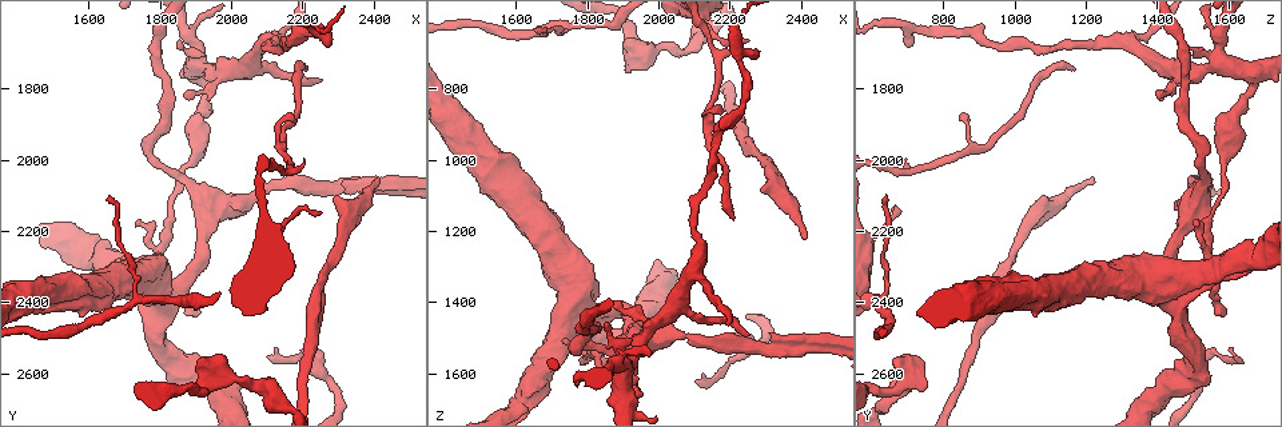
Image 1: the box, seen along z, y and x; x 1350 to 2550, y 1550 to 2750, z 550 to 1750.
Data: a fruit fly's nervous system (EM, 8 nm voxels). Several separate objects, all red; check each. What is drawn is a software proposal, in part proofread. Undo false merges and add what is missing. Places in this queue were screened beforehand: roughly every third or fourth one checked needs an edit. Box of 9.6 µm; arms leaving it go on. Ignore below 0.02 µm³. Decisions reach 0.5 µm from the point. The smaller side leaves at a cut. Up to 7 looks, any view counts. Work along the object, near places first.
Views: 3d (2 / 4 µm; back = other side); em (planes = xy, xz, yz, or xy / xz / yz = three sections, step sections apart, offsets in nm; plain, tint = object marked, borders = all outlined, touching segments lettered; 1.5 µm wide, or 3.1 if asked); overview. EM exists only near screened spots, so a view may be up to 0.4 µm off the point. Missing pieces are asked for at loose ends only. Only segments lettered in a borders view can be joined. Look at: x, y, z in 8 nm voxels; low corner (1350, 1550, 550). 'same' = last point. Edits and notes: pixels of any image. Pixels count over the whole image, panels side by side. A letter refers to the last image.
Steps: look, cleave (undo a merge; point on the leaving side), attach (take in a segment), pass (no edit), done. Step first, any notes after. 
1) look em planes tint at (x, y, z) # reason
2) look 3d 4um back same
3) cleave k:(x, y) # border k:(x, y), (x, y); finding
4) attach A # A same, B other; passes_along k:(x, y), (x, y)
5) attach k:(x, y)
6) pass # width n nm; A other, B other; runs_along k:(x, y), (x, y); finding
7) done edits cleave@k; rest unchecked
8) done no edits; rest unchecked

look 3d 4um at (1910, 2420, 1580) # free end

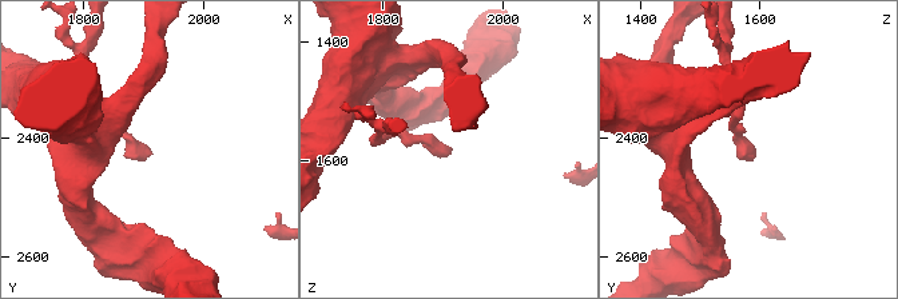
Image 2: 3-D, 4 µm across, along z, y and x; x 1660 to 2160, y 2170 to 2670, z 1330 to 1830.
look em planes borders at (1905, 2425, 1585) # need the tissue

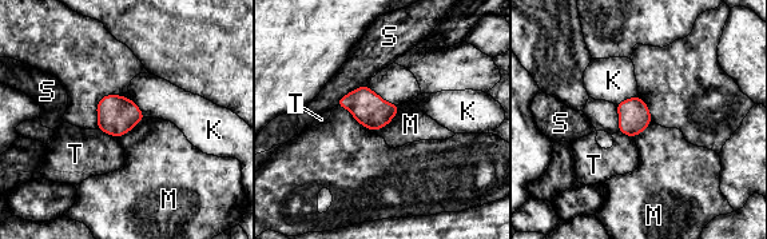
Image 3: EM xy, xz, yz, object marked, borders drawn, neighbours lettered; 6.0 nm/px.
pass # K other, M other, S other, T other; border 3:(398, 104), (397, 114), (374, 131); none of them fits

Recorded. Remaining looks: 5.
look 3d 2um at (2080, 2630, 690) # abrupt turn

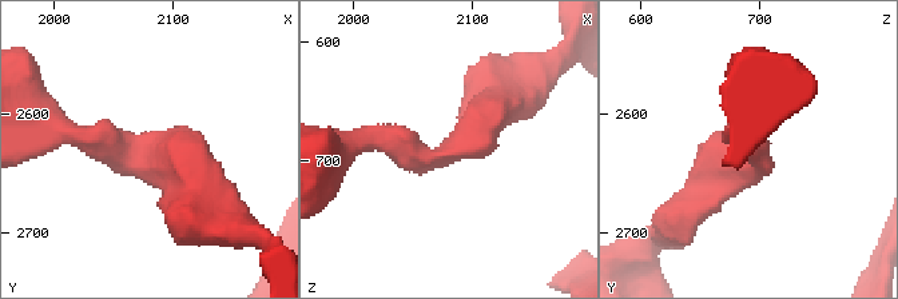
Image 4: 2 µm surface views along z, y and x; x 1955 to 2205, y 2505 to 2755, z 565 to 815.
look em planes borders at (2086, 2632, 690) # need the tissue

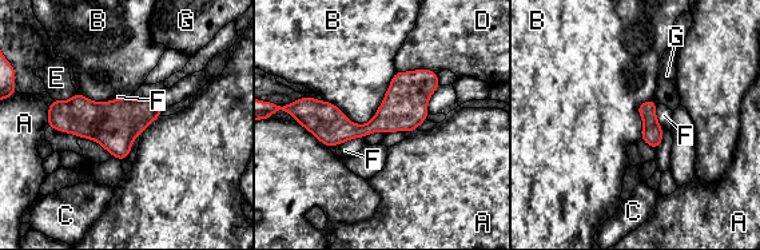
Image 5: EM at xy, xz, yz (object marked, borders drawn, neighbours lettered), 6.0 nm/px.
pass # width 280 nm; A other, B other, C other, D other, E other, F other, G other; border 5:(397, 71), (365, 123), (325, 100); one neuron here

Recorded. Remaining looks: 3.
look 3d 4um back at (1650, 2100, 640) # tapers out

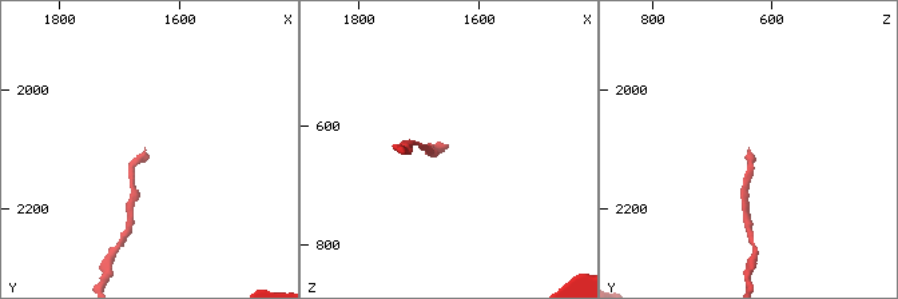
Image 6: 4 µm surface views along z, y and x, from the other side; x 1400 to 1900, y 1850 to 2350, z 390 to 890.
look em xz step 8 borders at (1660, 2100, 640) # shape alone is not enough

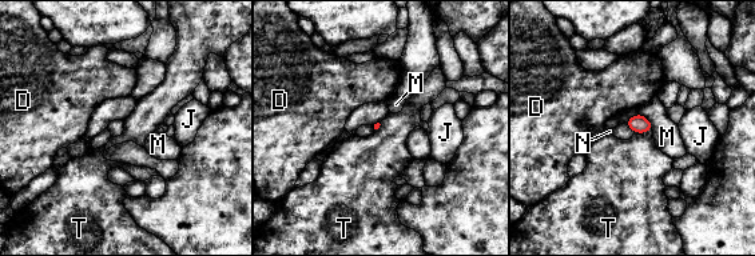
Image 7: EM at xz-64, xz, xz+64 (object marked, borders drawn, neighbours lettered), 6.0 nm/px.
pass # D other, J other, M other, N other, T other; border 7:(651, 128), (643, 134), (634, 134); no lettered segment goes on from it

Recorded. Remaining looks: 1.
done no edits; rest unchecked

